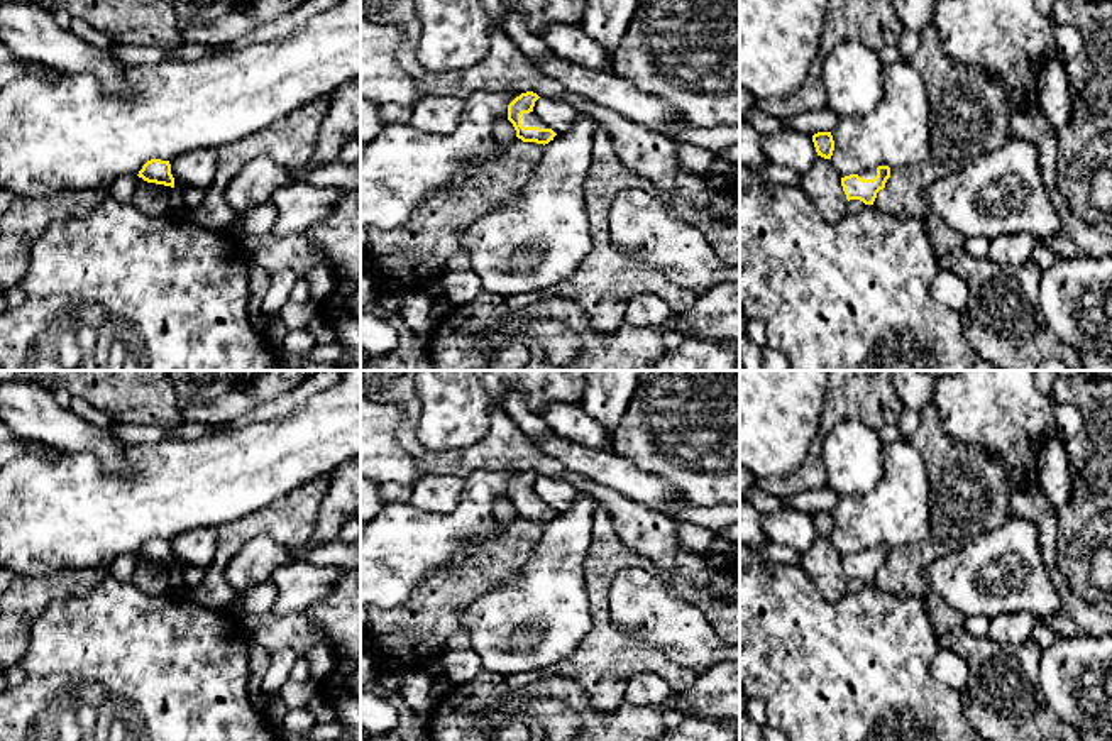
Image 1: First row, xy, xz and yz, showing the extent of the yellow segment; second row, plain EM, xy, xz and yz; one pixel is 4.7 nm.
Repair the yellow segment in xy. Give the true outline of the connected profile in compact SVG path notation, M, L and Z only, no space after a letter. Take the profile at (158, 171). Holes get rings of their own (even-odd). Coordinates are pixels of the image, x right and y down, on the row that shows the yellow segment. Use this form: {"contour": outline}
{"contour": "M151 159L142 166L137 176L147 183L174 188L174 178L171 174L169 161Z"}

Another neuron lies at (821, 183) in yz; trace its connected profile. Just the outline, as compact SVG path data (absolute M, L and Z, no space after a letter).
M817 156L816 164L806 174L801 174L799 184L829 225L838 225L848 215L841 176L829 159Z

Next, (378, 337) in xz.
M371 311L361 313L361 355L381 357L394 350L398 343L399 335L389 321Z

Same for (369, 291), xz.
M361 261L361 306L371 305L379 298L379 286L372 279L371 272L366 269L364 262Z

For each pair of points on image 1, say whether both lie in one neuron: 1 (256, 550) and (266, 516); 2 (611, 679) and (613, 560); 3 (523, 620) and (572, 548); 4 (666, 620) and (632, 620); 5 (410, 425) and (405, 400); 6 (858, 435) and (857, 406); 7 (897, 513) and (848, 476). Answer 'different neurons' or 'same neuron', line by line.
1: different neurons
2: same neuron
3: same neuron
4: same neuron
5: same neuron
6: different neurons
7: different neurons

